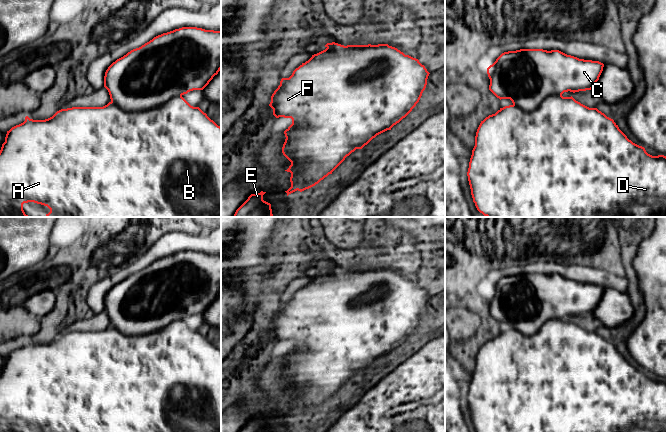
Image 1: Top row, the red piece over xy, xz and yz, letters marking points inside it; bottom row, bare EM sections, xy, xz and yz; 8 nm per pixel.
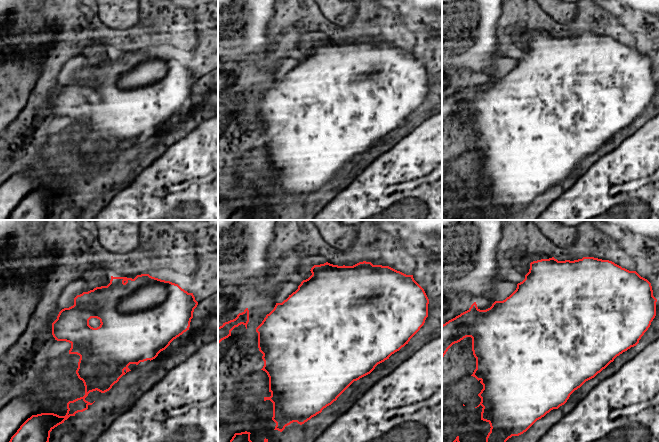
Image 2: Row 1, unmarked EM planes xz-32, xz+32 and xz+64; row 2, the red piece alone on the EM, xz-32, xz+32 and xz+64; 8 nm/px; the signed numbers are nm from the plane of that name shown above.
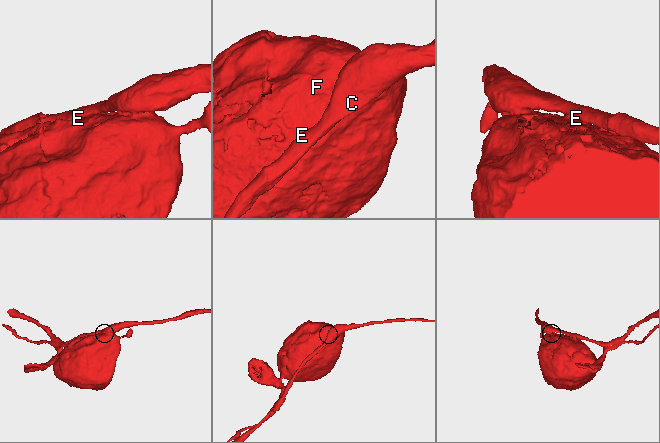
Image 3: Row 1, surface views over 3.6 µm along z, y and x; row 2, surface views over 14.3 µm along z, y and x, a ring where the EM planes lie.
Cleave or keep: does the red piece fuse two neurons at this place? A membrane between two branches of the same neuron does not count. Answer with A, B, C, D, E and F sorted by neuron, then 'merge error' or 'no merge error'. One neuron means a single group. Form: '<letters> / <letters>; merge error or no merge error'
A B D F / C E; merge error

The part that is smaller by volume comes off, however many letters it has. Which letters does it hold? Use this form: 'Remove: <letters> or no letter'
Remove: C, E

